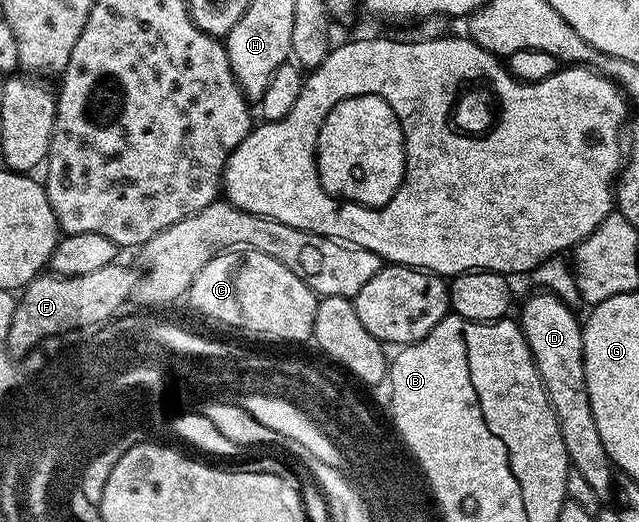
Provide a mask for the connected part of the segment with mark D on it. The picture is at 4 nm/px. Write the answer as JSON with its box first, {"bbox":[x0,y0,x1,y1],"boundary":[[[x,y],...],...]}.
{"bbox":[519,292,615,499],"boundary":[[[535,292],[533,298],[521,309],[519,324],[525,333],[529,350],[541,376],[541,382],[549,396],[551,407],[557,416],[559,431],[563,435],[563,447],[567,447],[570,466],[577,468],[584,479],[595,489],[600,499],[607,498],[615,489],[615,466],[603,447],[599,427],[595,427],[595,415],[591,415],[591,399],[587,395],[585,360],[583,359],[582,322],[572,308],[553,293]]]}

